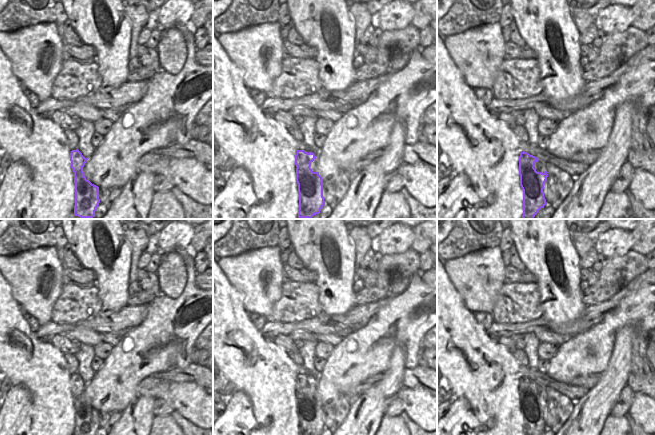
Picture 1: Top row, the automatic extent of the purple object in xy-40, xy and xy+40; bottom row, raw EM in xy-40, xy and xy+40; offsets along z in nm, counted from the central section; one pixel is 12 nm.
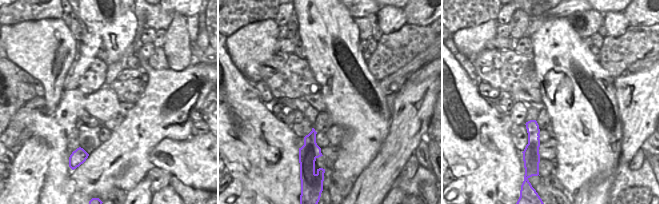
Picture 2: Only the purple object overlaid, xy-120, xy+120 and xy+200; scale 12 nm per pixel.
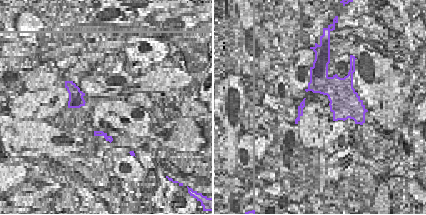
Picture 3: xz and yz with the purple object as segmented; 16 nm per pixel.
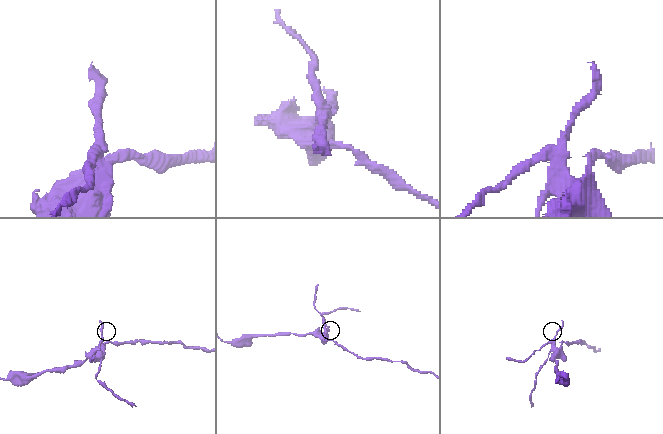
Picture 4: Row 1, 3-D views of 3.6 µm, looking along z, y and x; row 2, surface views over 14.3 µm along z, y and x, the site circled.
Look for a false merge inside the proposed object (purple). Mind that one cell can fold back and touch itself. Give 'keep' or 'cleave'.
cleave

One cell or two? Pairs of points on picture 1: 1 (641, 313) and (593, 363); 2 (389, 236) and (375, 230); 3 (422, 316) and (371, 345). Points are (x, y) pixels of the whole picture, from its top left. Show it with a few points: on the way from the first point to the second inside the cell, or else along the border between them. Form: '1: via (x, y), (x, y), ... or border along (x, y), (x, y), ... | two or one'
1: via (625, 314), (597, 342), (597, 347) | one
2: border along (385, 229), (376, 236) | two
3: via (409, 316), (401, 323), (392, 326), (384, 332) | one

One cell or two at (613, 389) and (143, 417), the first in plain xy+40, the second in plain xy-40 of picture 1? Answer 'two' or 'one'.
one

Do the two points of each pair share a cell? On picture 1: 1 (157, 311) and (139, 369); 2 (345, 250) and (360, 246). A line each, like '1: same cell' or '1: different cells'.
1: same cell
2: different cells

